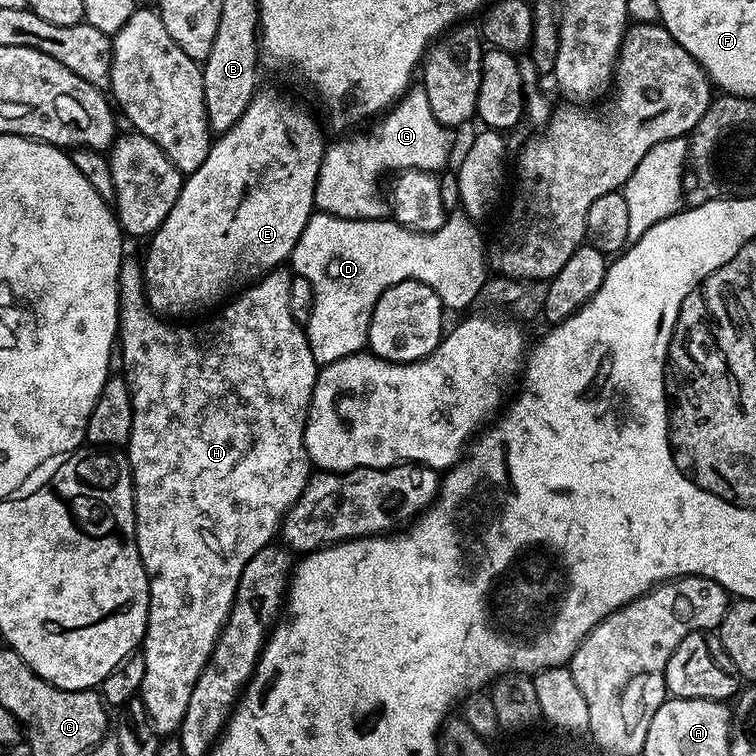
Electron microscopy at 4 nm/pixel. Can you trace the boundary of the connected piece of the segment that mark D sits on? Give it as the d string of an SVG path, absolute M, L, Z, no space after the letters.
M460 210L453 211L445 219L444 225L433 232L413 232L412 229L404 227L403 224L391 218L382 220L347 220L346 218L338 218L336 215L330 215L328 212L315 211L308 219L306 229L302 232L302 237L295 243L294 250L289 256L289 261L295 275L306 278L310 282L311 289L314 290L314 306L311 308L311 316L308 319L306 331L308 334L308 345L314 354L317 365L323 366L330 362L338 362L338 358L346 358L355 352L365 351L368 343L368 331L370 330L370 318L374 314L374 306L378 302L378 298L382 298L384 291L398 282L417 280L426 286L430 286L430 290L434 290L434 294L438 294L440 303L448 310L452 310L452 308L468 308L472 303L475 305L479 301L482 286L490 278L490 269L486 259L486 244L483 239L480 241L480 236L476 233L475 226L477 225L474 223L474 220Z

